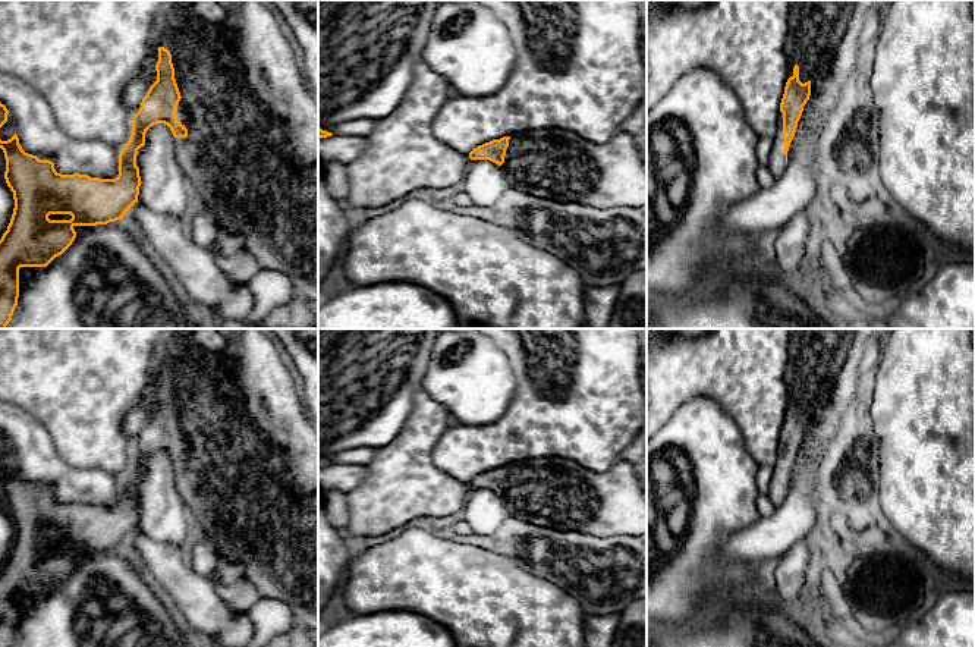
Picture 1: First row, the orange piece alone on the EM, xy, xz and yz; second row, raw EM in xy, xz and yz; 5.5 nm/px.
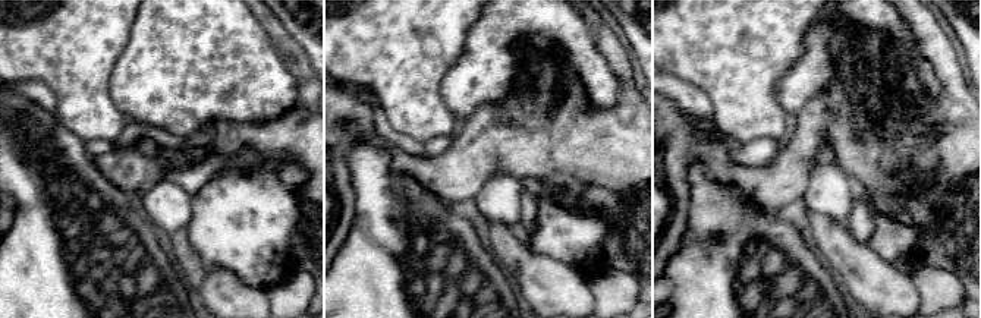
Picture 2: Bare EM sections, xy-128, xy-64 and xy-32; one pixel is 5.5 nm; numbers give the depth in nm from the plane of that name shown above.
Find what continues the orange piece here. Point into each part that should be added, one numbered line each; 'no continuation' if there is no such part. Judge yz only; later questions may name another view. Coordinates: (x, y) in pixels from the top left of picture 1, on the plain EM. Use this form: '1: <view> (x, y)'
1: yz (777, 492)

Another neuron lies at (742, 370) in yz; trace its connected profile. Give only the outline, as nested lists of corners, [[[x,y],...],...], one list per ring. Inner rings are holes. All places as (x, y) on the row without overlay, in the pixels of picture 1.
[[[647,329],[647,442],[672,418],[674,411],[685,402],[705,396],[714,399],[726,414],[739,425],[746,450],[758,467],[774,467],[777,459],[777,446],[780,431],[787,411],[787,390],[784,384],[784,371],[789,361],[789,329]]]

